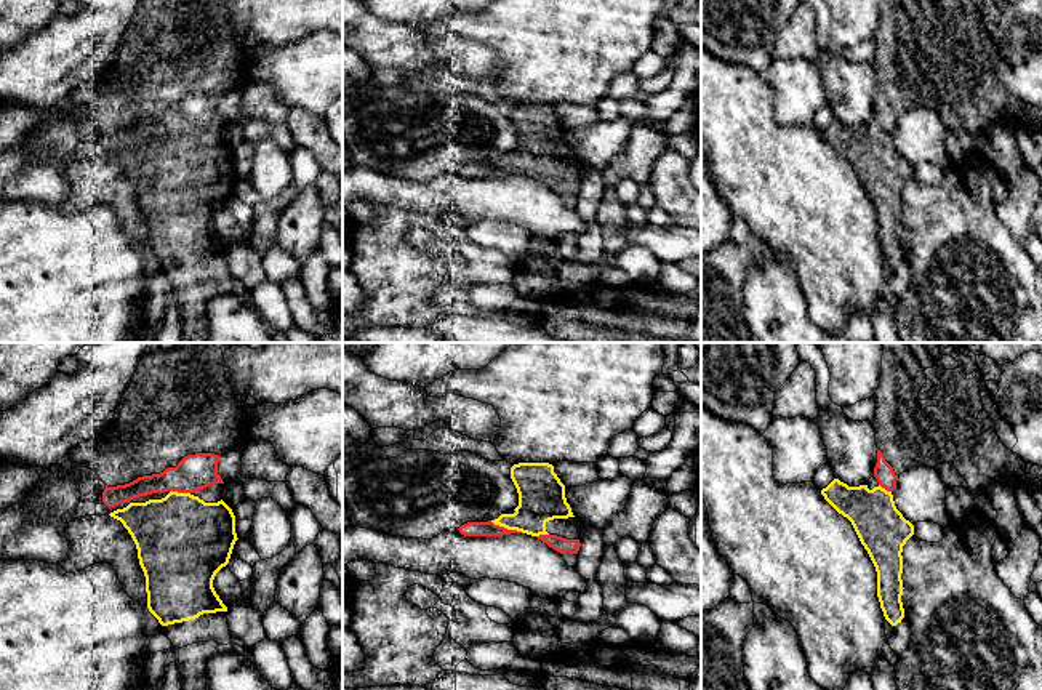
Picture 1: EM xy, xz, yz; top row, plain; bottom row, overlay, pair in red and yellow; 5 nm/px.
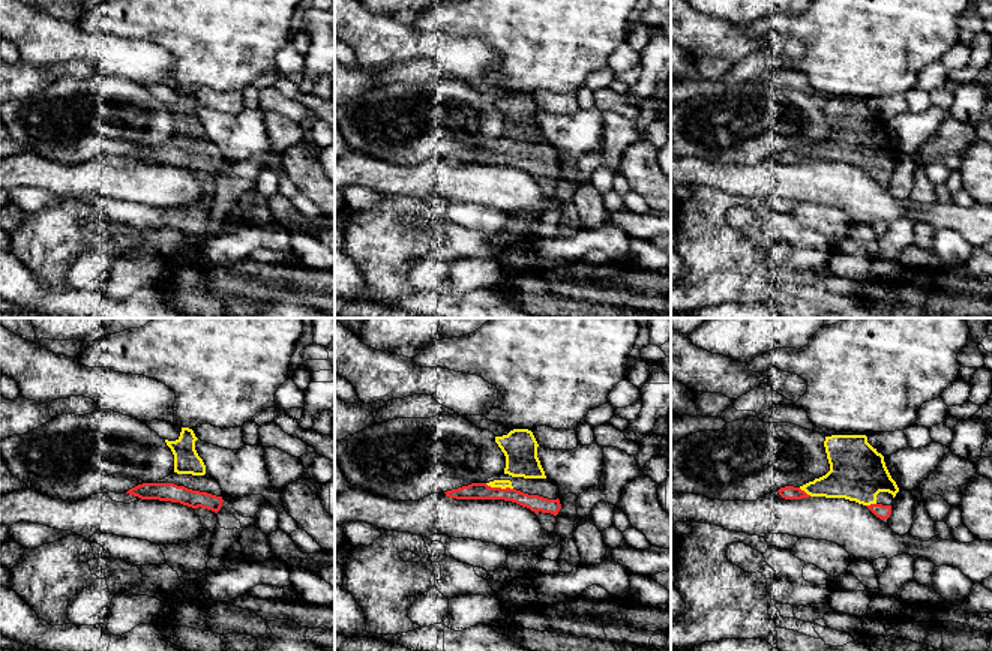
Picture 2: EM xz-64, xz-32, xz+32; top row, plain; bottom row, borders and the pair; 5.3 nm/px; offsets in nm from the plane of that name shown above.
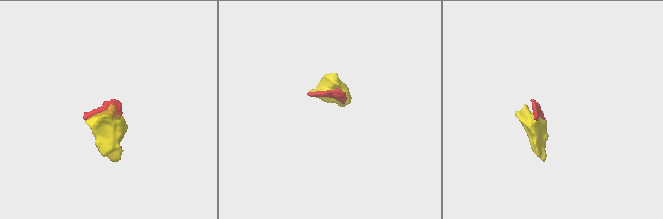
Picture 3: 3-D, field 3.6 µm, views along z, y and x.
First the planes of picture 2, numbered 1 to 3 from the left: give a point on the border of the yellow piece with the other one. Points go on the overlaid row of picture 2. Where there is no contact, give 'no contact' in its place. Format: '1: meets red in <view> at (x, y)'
1: no contact
2: meets red in xz-32 at (499, 488)
3: meets red in xz+32 at (803, 491)

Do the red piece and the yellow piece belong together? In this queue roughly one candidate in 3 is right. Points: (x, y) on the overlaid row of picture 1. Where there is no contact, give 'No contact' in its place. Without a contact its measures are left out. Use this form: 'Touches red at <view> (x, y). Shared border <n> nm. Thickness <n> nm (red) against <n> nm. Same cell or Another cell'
Touches red at xz (506, 529). Shared border 180 nm. Thickness 80 nm (red) against 240 nm. Same cell

